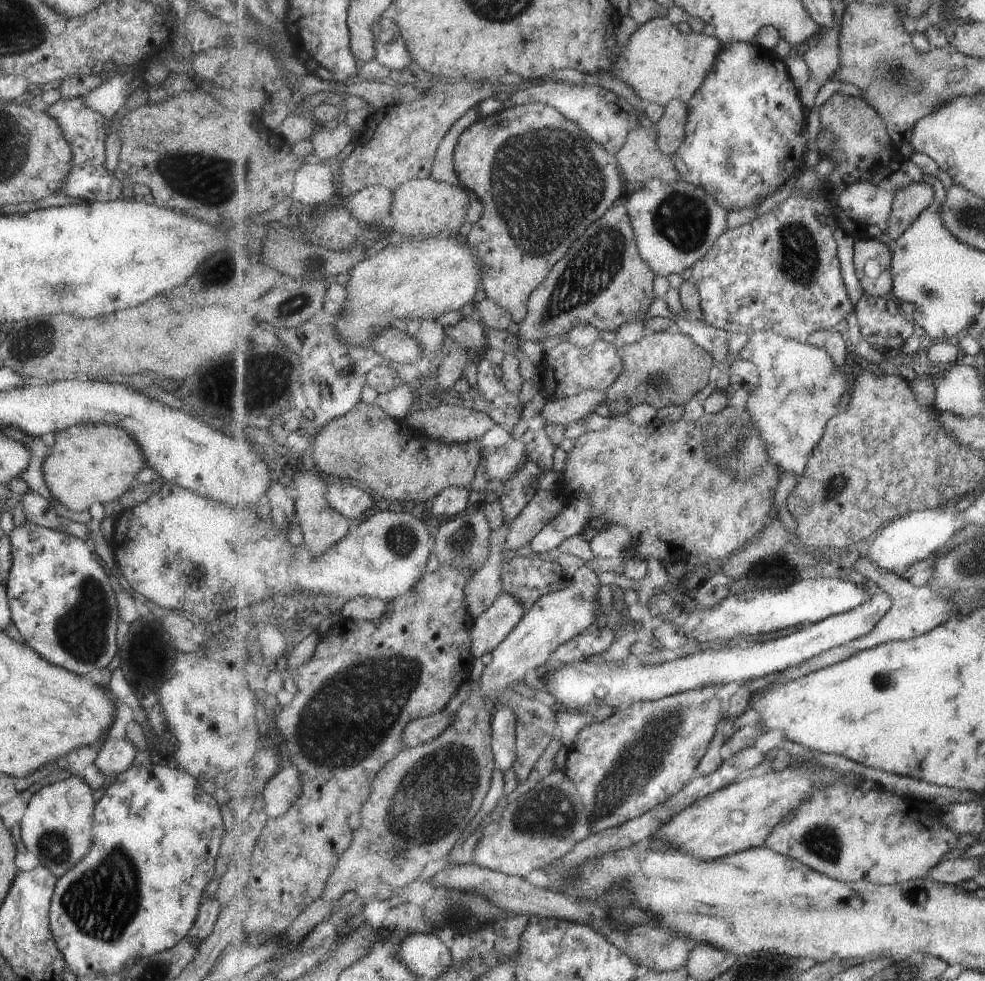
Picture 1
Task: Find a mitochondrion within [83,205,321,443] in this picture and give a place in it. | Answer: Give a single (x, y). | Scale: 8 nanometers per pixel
(296, 303)

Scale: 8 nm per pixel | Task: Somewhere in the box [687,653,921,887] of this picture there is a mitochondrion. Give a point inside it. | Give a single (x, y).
(822, 841)

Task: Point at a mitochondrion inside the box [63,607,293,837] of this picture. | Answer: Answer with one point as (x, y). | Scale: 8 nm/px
(203, 660)

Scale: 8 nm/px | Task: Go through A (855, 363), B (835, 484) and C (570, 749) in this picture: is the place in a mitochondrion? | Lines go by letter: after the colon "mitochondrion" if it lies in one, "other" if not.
A: other
B: mitochondrion
C: other

